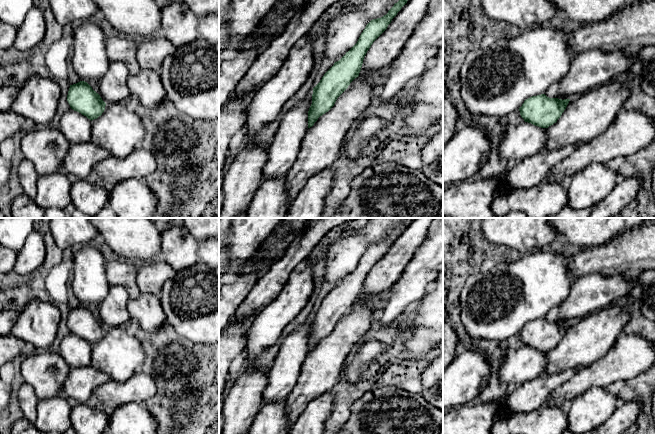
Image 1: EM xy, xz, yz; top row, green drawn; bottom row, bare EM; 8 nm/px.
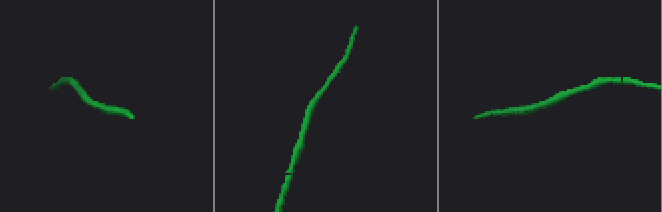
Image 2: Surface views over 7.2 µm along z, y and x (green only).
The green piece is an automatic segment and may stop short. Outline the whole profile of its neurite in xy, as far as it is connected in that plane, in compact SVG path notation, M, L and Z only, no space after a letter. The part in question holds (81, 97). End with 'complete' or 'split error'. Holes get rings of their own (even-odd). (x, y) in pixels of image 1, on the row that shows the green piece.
M85 81L70 85L67 101L71 109L92 121L91 142L105 148L111 155L117 158L125 158L141 146L146 135L143 121L138 112L129 111L125 103L106 104Z; split error

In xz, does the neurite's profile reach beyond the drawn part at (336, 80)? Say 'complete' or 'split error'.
split error

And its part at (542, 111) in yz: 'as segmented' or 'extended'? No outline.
extended

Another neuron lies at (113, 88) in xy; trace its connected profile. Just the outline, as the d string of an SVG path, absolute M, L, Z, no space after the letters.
M110 63L108 72L98 81L98 94L106 104L125 103L131 96L127 87L129 75L125 64Z

